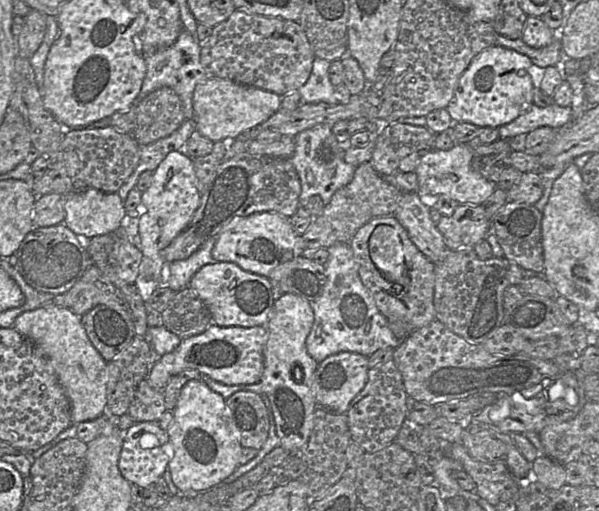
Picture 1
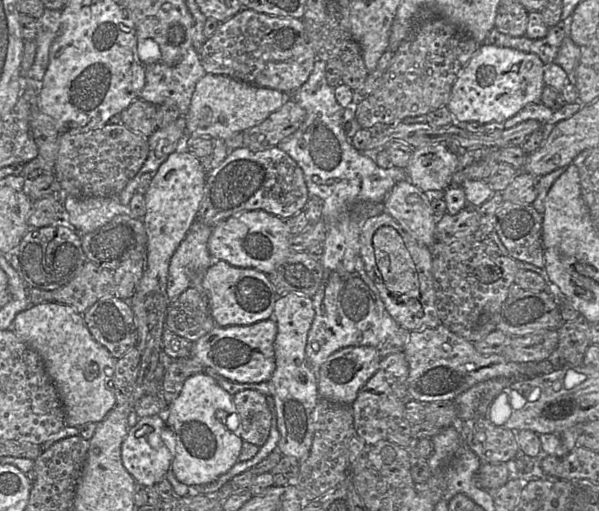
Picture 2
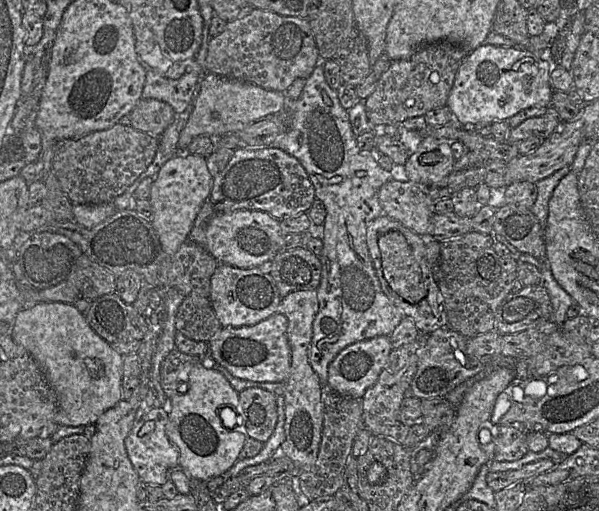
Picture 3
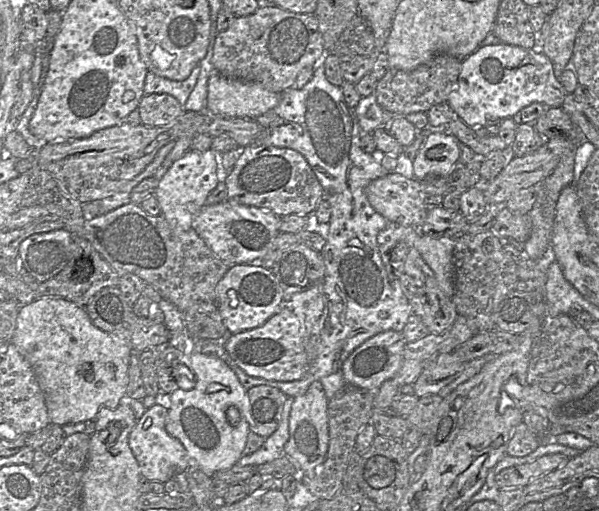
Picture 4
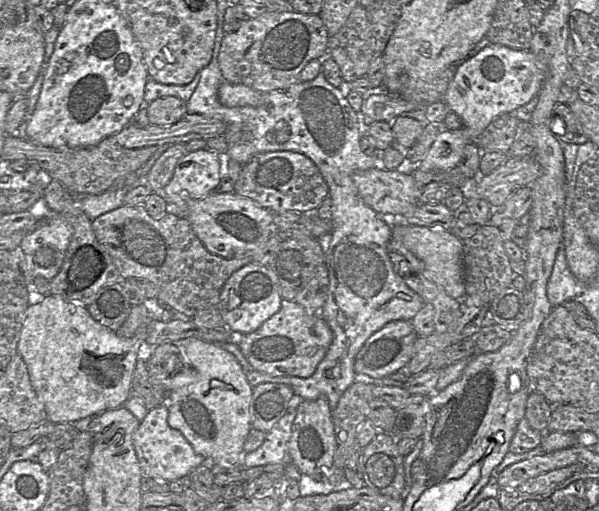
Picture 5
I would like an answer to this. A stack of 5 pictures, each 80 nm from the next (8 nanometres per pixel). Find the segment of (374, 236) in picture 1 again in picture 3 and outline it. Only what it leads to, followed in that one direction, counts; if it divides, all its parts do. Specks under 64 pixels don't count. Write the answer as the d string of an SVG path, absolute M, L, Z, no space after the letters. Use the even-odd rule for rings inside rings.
M395 230L378 238L384 278L405 302L416 303L425 295L423 273L404 236Z

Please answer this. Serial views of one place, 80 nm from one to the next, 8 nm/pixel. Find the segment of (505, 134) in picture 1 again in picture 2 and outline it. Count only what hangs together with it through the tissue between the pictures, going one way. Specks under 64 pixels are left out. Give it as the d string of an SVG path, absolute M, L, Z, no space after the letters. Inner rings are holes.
M576 102L564 105L558 110L552 110L542 103L531 103L523 108L512 118L503 122L505 129L510 129L526 120L536 120L543 125L543 128L551 128L560 121L569 119L581 110L582 104Z

